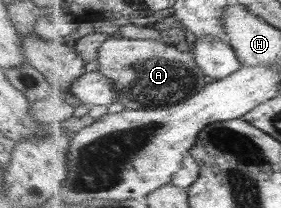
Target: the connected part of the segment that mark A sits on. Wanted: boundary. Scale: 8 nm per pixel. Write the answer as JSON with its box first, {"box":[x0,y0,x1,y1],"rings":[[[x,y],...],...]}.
{"box":[97,34,214,110],"rings":[[[115,34],[104,41],[103,46],[98,50],[97,60],[100,64],[99,71],[114,82],[118,90],[116,102],[122,104],[124,109],[152,110],[174,106],[201,93],[214,80],[195,62],[194,55],[187,51],[180,51],[175,45],[162,40],[126,39]]]}

